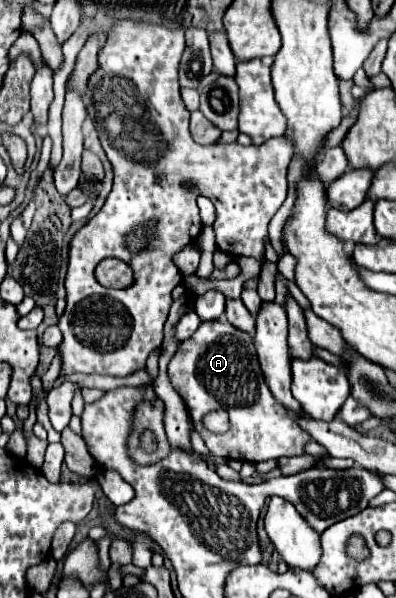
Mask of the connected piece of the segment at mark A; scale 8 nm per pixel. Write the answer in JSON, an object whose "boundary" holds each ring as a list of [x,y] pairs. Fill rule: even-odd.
{"boundary":[[[220,320],[202,322],[200,328],[192,334],[192,338],[184,340],[178,346],[176,354],[172,356],[172,360],[168,364],[168,376],[170,376],[172,386],[176,388],[176,392],[182,396],[184,404],[188,406],[196,430],[200,432],[202,440],[206,442],[208,450],[214,456],[246,460],[246,462],[262,462],[262,460],[272,460],[272,458],[280,458],[280,456],[304,456],[306,454],[304,446],[312,440],[310,434],[306,434],[306,430],[302,430],[298,426],[298,422],[294,418],[290,418],[286,414],[286,410],[282,410],[282,406],[278,406],[278,402],[274,402],[274,398],[262,378],[262,370],[260,370],[260,364],[256,358],[252,338],[248,334],[242,334],[240,330],[234,330],[234,326],[230,326],[228,322],[220,322]],[[214,410],[228,412],[230,428],[224,434],[214,434],[214,432],[206,430],[202,424],[202,418]]]}

